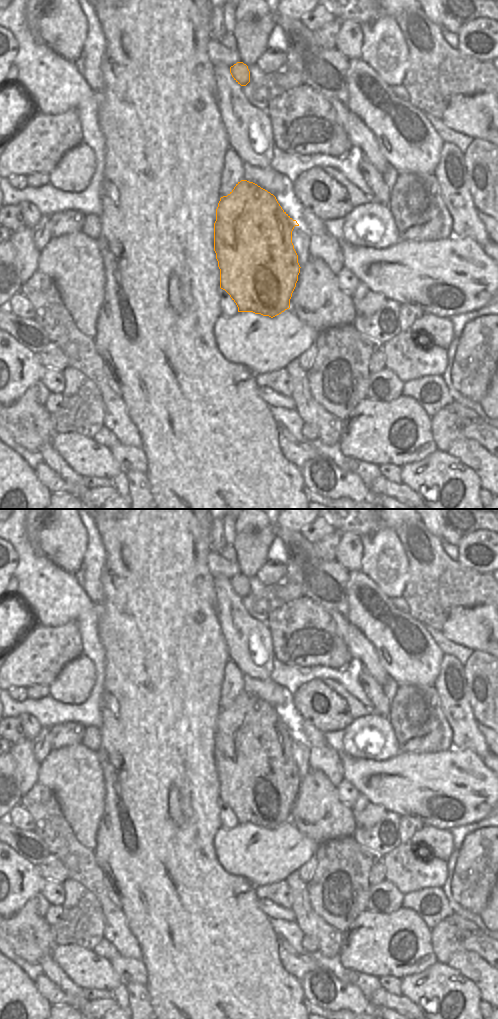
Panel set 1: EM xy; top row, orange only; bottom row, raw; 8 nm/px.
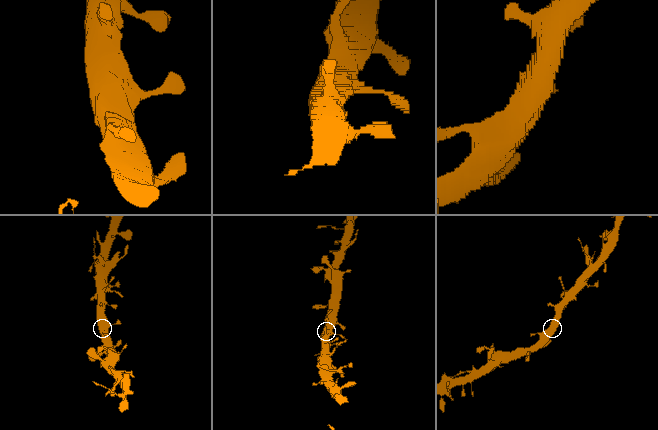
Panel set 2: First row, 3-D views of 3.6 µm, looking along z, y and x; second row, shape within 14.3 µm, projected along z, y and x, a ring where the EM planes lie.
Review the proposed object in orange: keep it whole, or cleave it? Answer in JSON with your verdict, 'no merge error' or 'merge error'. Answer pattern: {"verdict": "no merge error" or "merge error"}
{"verdict": "no merge error"}

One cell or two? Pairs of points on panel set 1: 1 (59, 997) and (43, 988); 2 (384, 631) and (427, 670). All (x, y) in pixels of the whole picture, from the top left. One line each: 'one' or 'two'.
1: one
2: one

